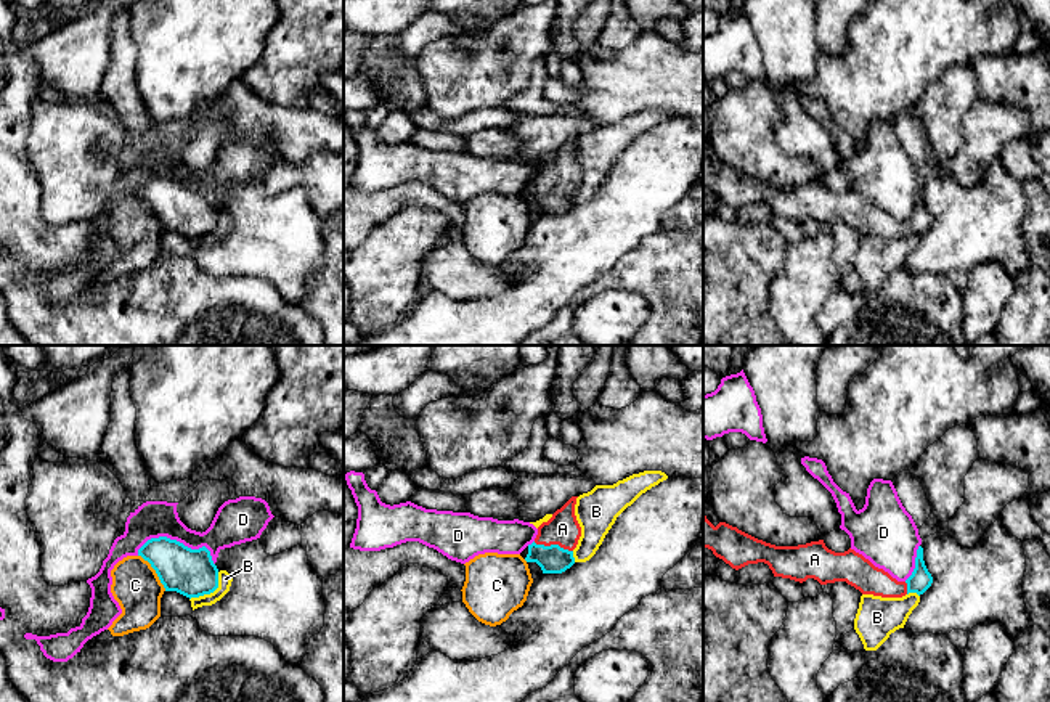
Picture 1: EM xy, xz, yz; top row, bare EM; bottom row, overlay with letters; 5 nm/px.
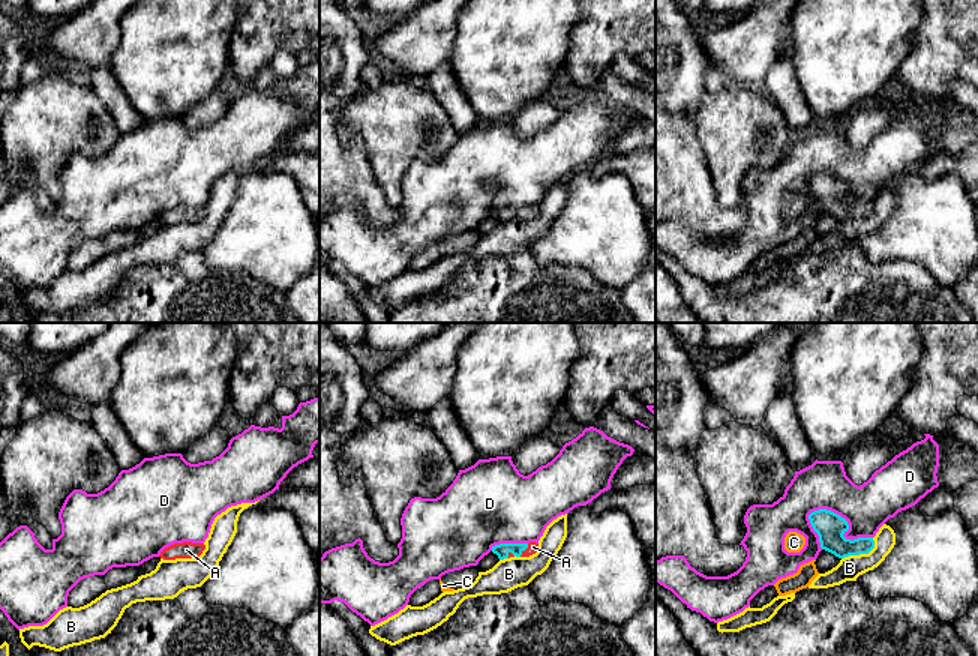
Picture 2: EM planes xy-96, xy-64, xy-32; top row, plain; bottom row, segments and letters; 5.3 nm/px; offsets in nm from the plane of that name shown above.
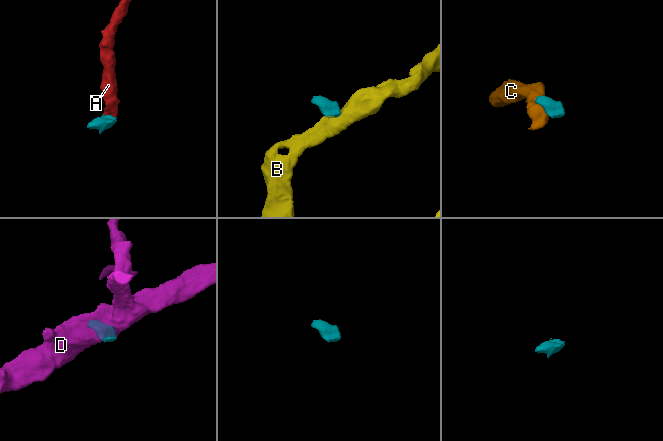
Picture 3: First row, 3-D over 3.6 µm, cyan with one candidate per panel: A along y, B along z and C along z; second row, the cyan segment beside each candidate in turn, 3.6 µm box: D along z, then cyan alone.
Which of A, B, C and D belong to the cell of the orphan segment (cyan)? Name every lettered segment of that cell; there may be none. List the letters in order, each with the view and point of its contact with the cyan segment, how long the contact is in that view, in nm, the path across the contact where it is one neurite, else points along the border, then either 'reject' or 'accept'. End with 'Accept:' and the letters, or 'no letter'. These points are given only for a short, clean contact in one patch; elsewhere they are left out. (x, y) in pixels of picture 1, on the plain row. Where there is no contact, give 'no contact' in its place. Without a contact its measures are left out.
A: meets cyan in xz at (553, 185); contact 200 nm long; runs through xz (553, 199), (553, 185), (562, 169); accept
B: meets cyan in xy at (211, 232); contact 200 nm long; border along xy (219, 212), (219, 225), (212, 232), (190, 240); reject
C: meets cyan in xy at (156, 212); contact 240 nm long; border along xy (138, 195), (150, 204), (166, 230); reject
D: meets cyan in xy at (179, 182); contact 400 nm long; reject
Accept: A

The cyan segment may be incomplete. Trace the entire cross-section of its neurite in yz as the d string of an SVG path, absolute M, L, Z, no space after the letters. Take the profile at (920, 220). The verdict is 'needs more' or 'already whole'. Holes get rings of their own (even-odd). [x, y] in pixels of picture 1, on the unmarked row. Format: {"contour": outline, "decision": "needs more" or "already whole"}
{"contour": "M703 154L703 188L739 210L748 204L764 202L774 217L795 222L817 220L820 225L846 222L862 235L902 238L909 233L923 235L933 223L918 186L915 209L906 222L897 222L883 209L854 190L835 193L824 180L798 186L775 186L758 180L737 167L719 162L716 167Z", "decision": "needs more"}

